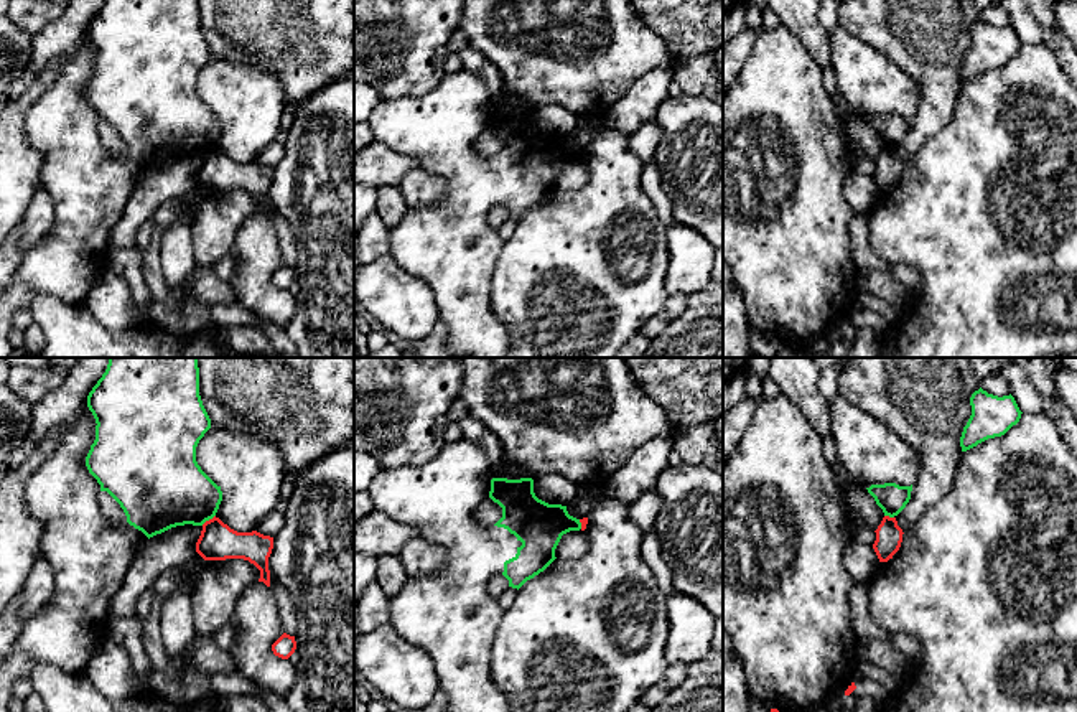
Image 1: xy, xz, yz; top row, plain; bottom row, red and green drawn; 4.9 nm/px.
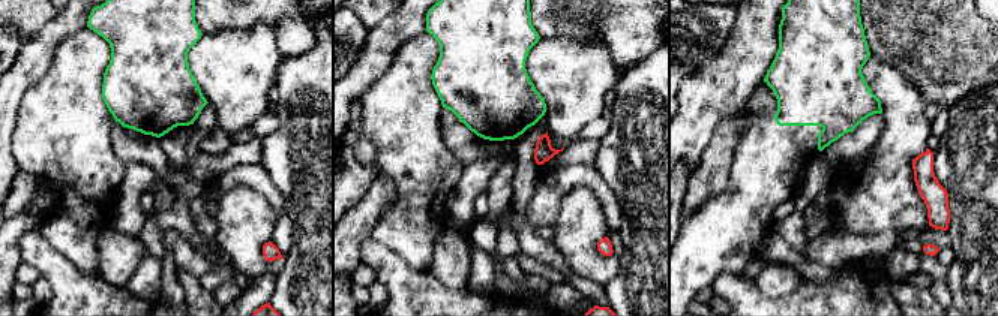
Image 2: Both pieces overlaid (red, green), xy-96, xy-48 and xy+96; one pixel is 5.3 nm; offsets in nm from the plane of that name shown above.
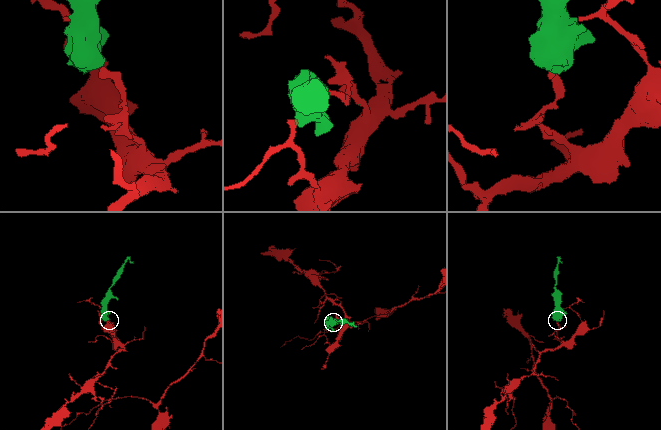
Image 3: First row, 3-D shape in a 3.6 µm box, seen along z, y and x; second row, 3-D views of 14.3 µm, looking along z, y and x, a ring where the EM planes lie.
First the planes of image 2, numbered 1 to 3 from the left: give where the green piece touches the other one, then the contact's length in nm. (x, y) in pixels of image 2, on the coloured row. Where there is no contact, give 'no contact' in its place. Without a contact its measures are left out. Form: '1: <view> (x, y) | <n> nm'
1: no contact
2: no contact
3: no contact

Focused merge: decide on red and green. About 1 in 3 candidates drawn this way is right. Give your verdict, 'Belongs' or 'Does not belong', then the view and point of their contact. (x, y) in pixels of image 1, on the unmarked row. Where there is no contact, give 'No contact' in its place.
Does not belong. Touches red at xy (209, 150)

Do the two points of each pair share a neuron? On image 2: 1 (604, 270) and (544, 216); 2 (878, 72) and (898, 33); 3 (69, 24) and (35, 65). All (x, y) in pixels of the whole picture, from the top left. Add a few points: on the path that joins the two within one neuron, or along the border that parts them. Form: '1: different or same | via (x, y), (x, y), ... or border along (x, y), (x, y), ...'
1: different | border along (568, 193), (562, 199), (553, 225)
2: different | border along (871, 54), (898, 69), (913, 83)
3: same | via (59, 32), (38, 54)

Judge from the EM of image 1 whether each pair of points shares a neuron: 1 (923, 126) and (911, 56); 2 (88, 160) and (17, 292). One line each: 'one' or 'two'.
1: one
2: one

